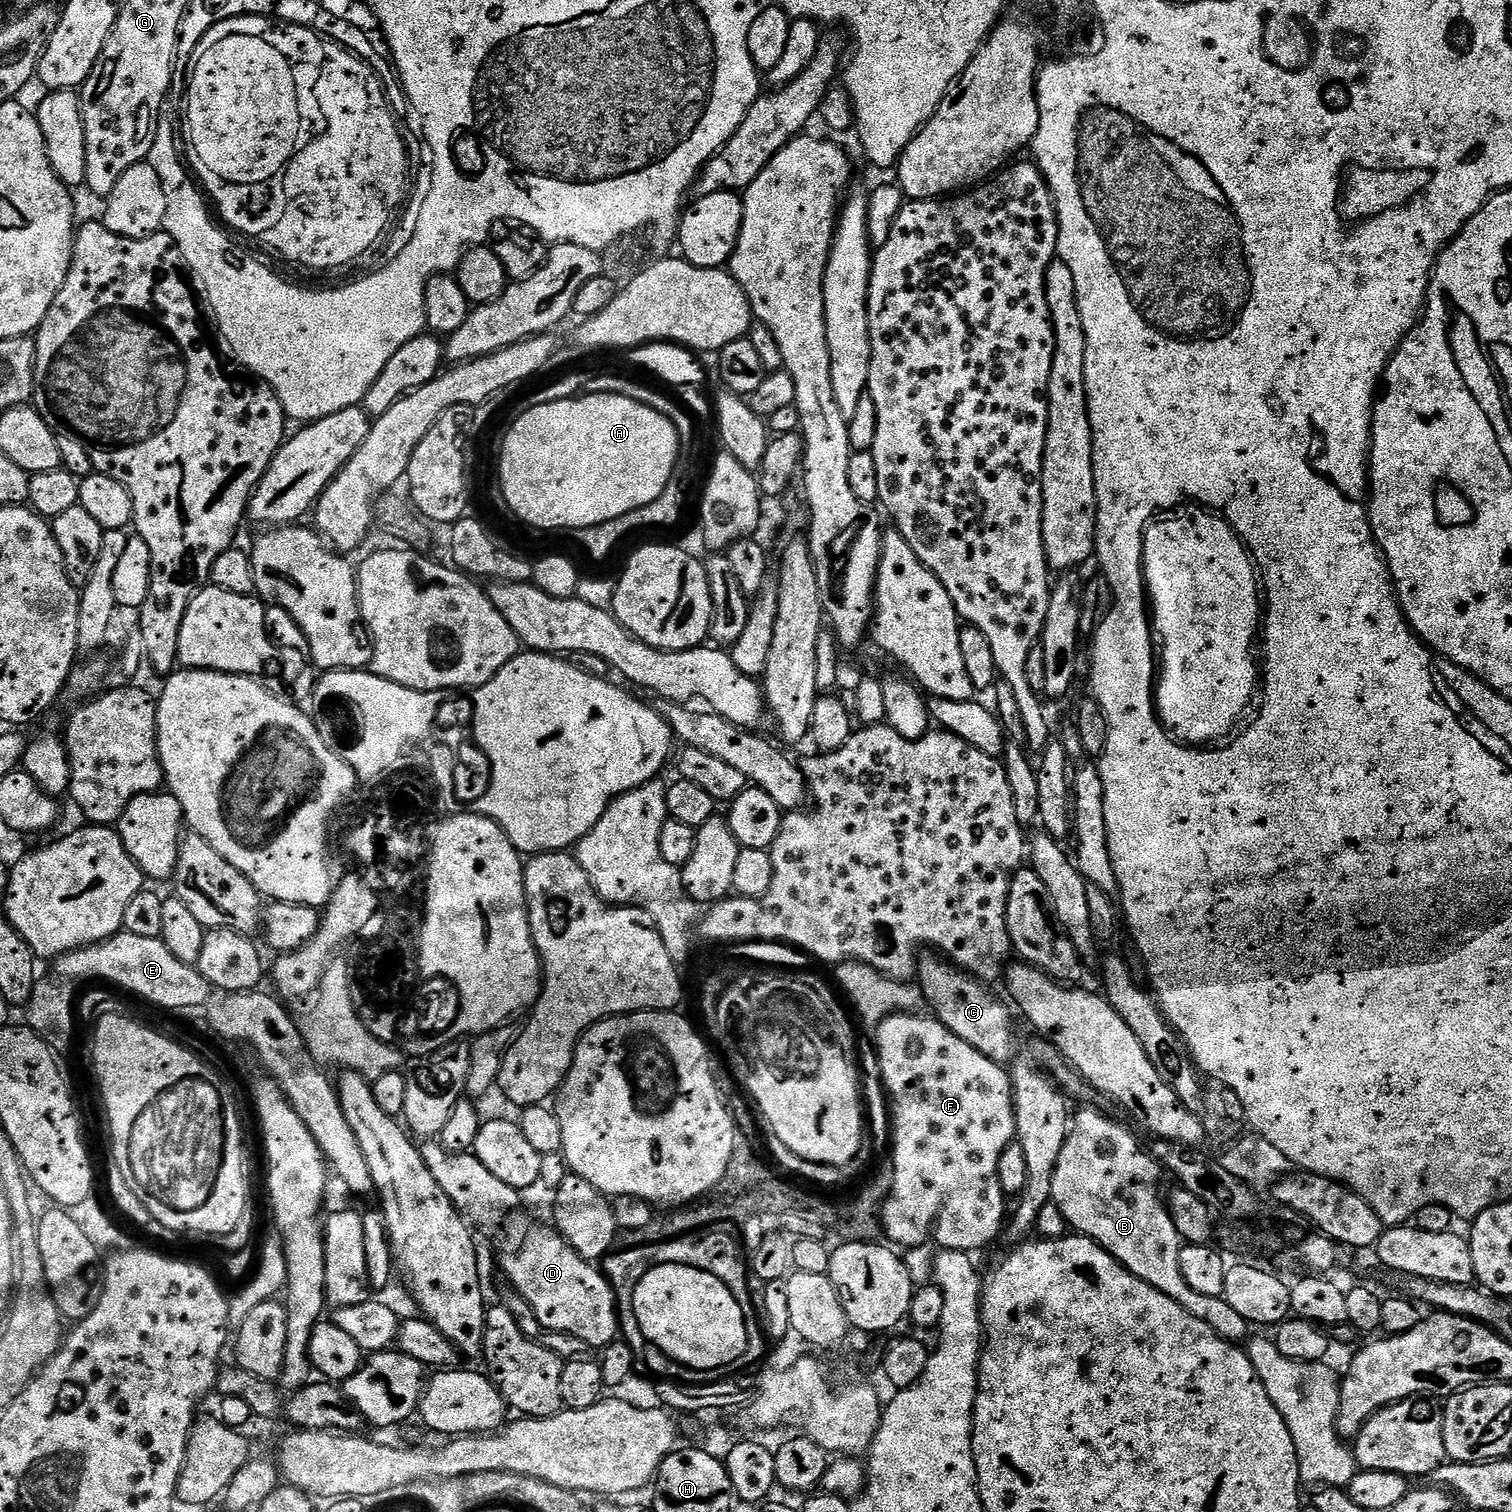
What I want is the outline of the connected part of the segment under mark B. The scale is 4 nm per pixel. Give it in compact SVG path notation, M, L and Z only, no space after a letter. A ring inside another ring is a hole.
M1084 1106L1080 1113L1070 1120L1070 1131L1062 1146L1062 1154L1058 1154L1058 1166L1054 1170L1054 1186L1051 1203L1056 1204L1058 1211L1064 1215L1069 1229L1081 1236L1089 1236L1098 1246L1102 1246L1130 1274L1142 1278L1150 1286L1154 1286L1162 1294L1174 1298L1182 1310L1194 1314L1198 1322L1206 1322L1223 1340L1244 1342L1249 1339L1250 1325L1242 1314L1237 1314L1223 1296L1207 1296L1198 1294L1186 1282L1182 1274L1180 1249L1182 1241L1178 1234L1178 1226L1174 1226L1174 1218L1170 1214L1165 1197L1160 1196L1160 1161L1152 1155L1147 1147L1136 1141L1136 1136L1128 1128L1123 1128L1116 1120L1103 1116L1096 1108Z

